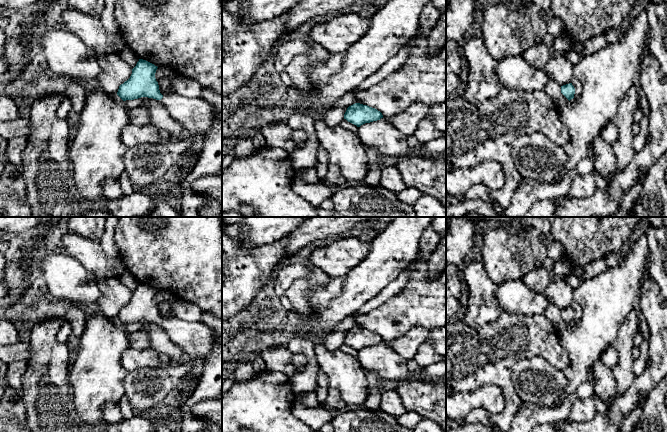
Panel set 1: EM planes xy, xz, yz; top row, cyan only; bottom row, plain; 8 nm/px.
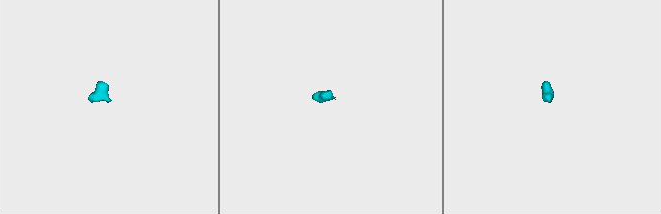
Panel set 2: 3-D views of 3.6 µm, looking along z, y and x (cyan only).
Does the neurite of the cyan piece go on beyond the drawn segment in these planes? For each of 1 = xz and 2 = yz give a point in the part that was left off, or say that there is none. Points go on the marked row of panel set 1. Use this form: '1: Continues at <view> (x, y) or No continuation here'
1: No continuation here
2: No continuation here

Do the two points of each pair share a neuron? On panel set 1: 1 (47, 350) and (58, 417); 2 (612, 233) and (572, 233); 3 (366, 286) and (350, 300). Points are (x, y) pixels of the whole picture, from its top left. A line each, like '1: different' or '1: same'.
1: same
2: same
3: same

